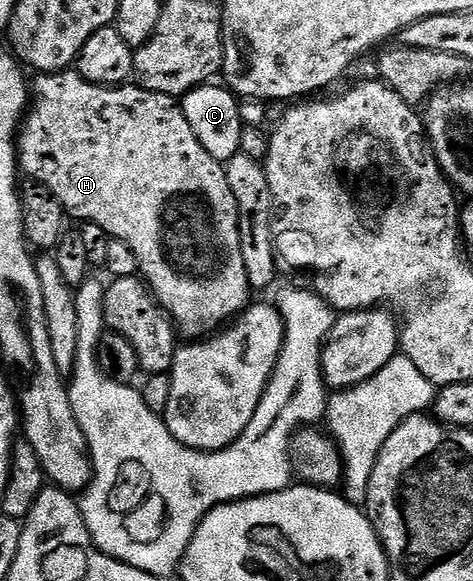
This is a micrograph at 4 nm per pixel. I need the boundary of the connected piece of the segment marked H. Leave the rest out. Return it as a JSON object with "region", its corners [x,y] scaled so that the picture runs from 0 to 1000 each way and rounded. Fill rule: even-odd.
{"region":[[[159,119],[118,122],[112,129],[91,126],[74,131],[63,150],[63,182],[53,196],[49,213],[38,227],[38,287],[61,303],[61,310],[87,315],[101,322],[114,339],[133,353],[137,365],[167,380],[184,380],[214,391],[228,406],[249,415],[266,415],[275,429],[283,429],[283,442],[292,442],[296,458],[294,472],[300,475],[321,508],[338,520],[364,554],[370,556],[374,571],[391,577],[391,585],[423,587],[446,580],[526,527],[537,503],[529,484],[520,477],[520,456],[512,451],[512,415],[503,394],[503,346],[495,346],[495,332],[486,332],[486,312],[478,312],[474,296],[476,282],[467,275],[444,270],[436,256],[427,256],[427,243],[410,236],[410,222],[402,222],[402,208],[393,208],[387,182],[362,164],[326,160],[285,146],[256,146],[252,150],[209,150],[186,143]],[[376,332],[376,356],[347,356],[364,346],[364,336]]]}

